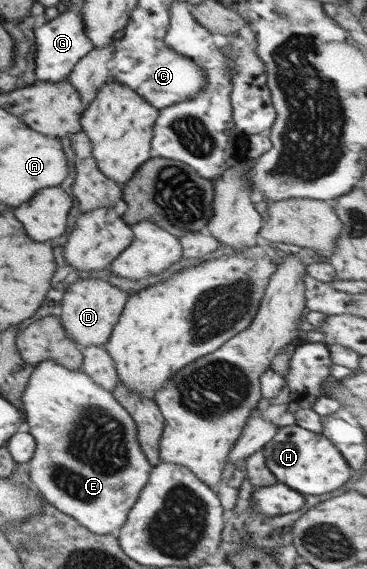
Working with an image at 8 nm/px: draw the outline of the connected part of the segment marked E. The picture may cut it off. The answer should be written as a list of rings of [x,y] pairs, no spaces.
[[[43,359],[34,367],[21,399],[26,413],[25,429],[36,441],[33,457],[29,460],[30,480],[40,495],[87,530],[117,537],[152,470],[137,441],[137,429],[131,415],[111,391],[105,391],[81,368],[71,371],[51,359]]]

